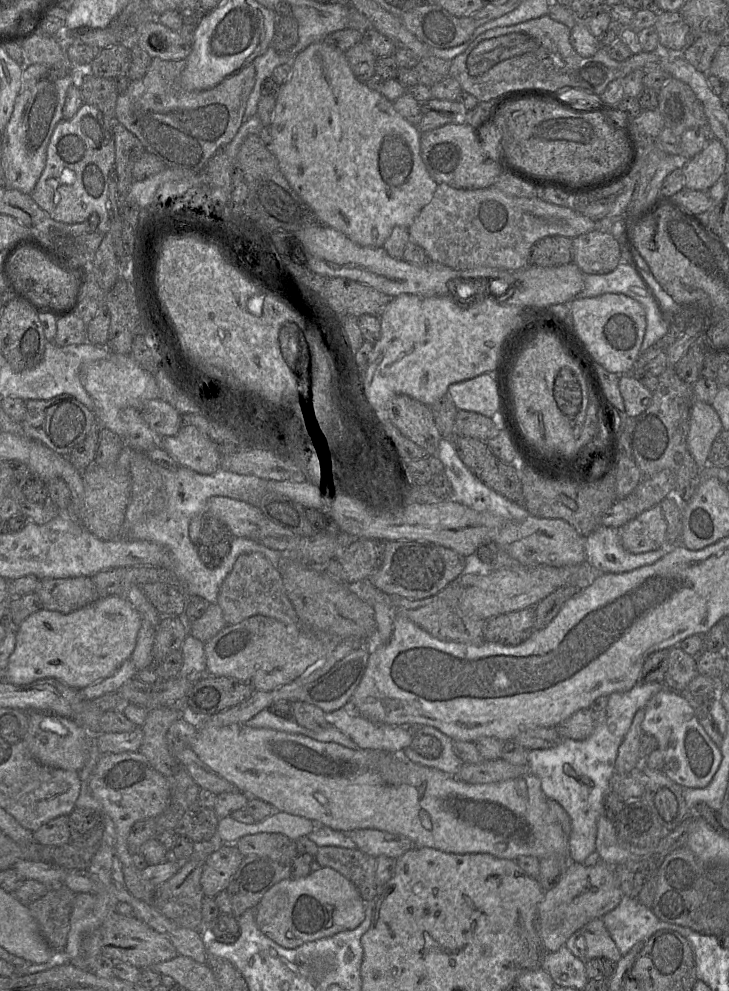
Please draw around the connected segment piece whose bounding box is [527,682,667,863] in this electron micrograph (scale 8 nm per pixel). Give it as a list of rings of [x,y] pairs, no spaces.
[[[638,682],[627,692],[614,692],[609,696],[607,706],[595,714],[595,727],[589,737],[584,740],[563,738],[554,747],[529,751],[527,764],[530,773],[540,779],[546,797],[559,803],[570,817],[567,857],[572,862],[582,863],[595,851],[596,822],[604,814],[604,798],[611,791],[610,779],[615,773],[618,748],[636,712],[645,708],[651,697],[665,688],[663,682]]]

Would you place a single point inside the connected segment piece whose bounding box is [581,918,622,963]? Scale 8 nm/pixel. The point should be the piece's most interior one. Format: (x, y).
(599, 943)

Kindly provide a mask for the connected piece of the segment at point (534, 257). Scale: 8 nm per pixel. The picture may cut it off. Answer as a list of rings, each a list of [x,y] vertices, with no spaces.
[[[548,236],[535,243],[530,252],[529,265],[557,267],[572,263],[572,239]]]

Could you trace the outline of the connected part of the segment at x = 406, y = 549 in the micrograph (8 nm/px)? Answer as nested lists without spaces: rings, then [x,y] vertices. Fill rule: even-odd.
[[[410,540],[383,541],[381,565],[367,579],[378,590],[388,595],[398,595],[409,600],[422,600],[436,595],[463,575],[465,557],[452,549]]]

